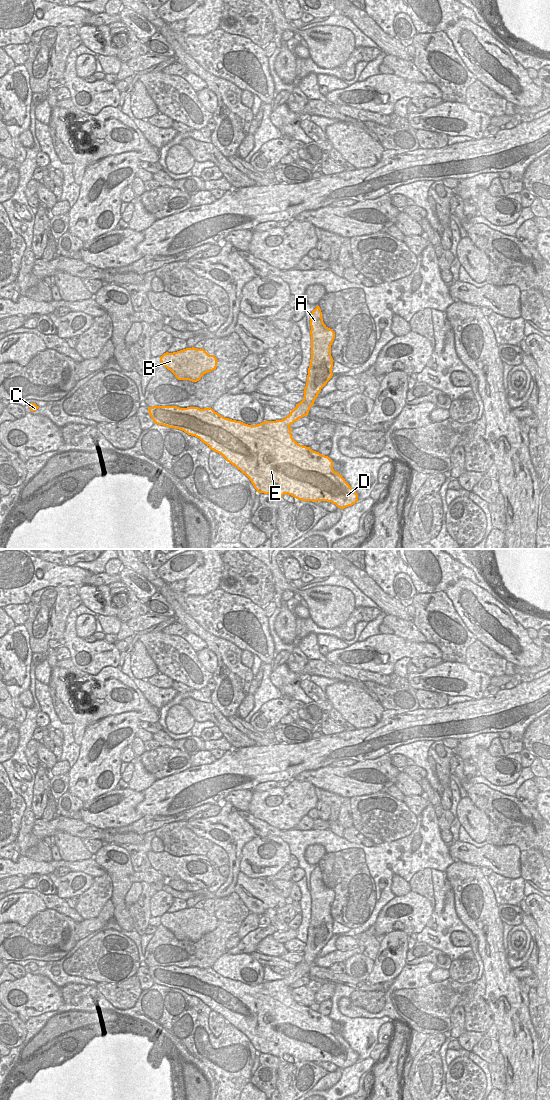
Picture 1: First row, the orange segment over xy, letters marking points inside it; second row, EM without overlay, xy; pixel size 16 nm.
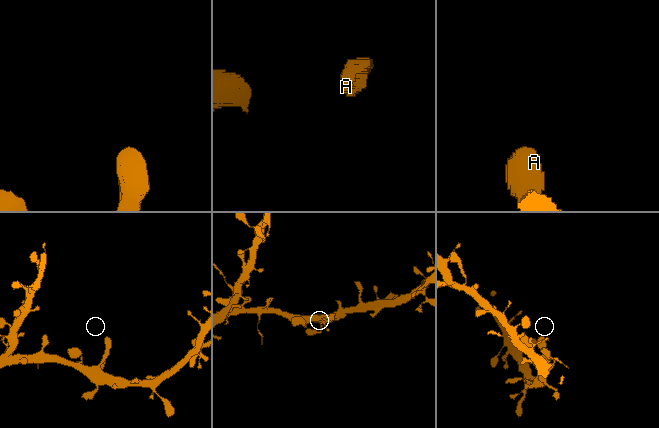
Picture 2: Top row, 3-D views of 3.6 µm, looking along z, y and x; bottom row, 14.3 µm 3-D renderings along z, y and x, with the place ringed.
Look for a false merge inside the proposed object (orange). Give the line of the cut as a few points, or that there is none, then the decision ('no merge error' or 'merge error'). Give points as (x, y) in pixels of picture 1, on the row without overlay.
cut none; no merge error

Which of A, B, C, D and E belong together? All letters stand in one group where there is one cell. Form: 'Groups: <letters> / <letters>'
Groups: A B C D E.

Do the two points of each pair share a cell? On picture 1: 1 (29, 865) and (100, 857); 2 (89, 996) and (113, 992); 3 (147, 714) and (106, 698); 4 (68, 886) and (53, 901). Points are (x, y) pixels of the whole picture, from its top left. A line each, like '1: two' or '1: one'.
1: two
2: two
3: one
4: two

